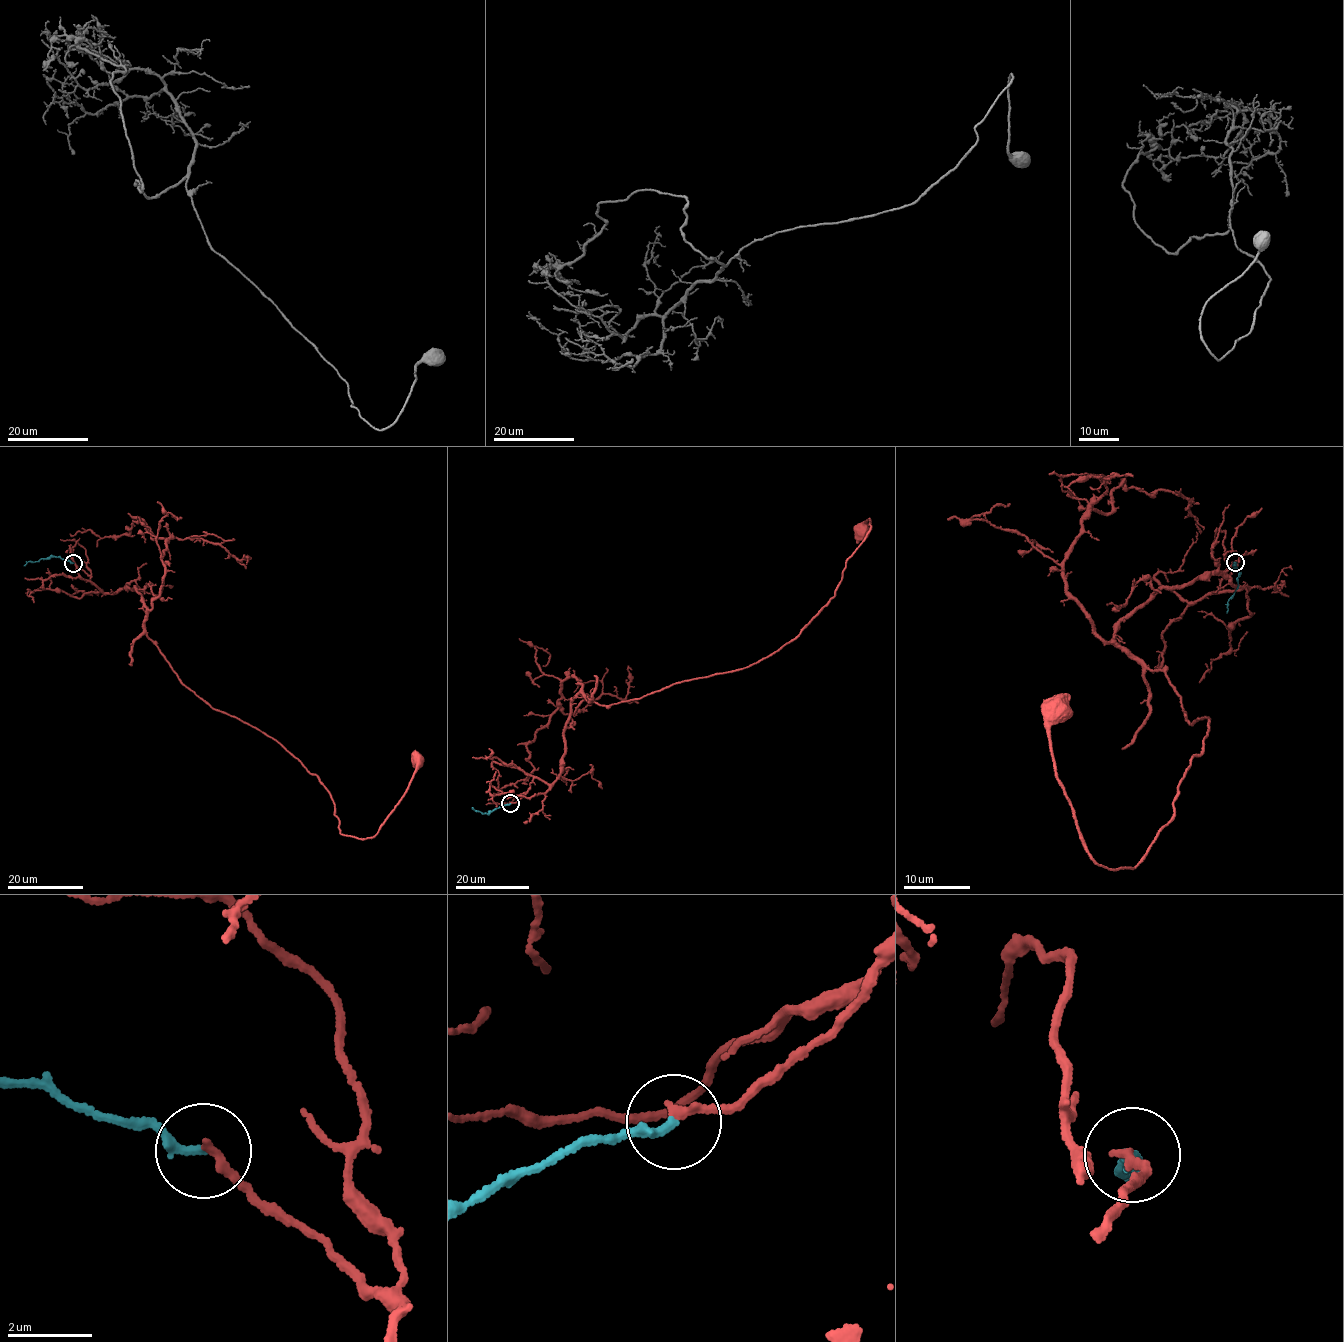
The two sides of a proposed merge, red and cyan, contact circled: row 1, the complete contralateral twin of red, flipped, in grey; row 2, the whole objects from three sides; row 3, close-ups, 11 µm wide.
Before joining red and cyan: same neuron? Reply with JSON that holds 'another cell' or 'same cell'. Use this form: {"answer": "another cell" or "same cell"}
{"answer": "same cell"}

